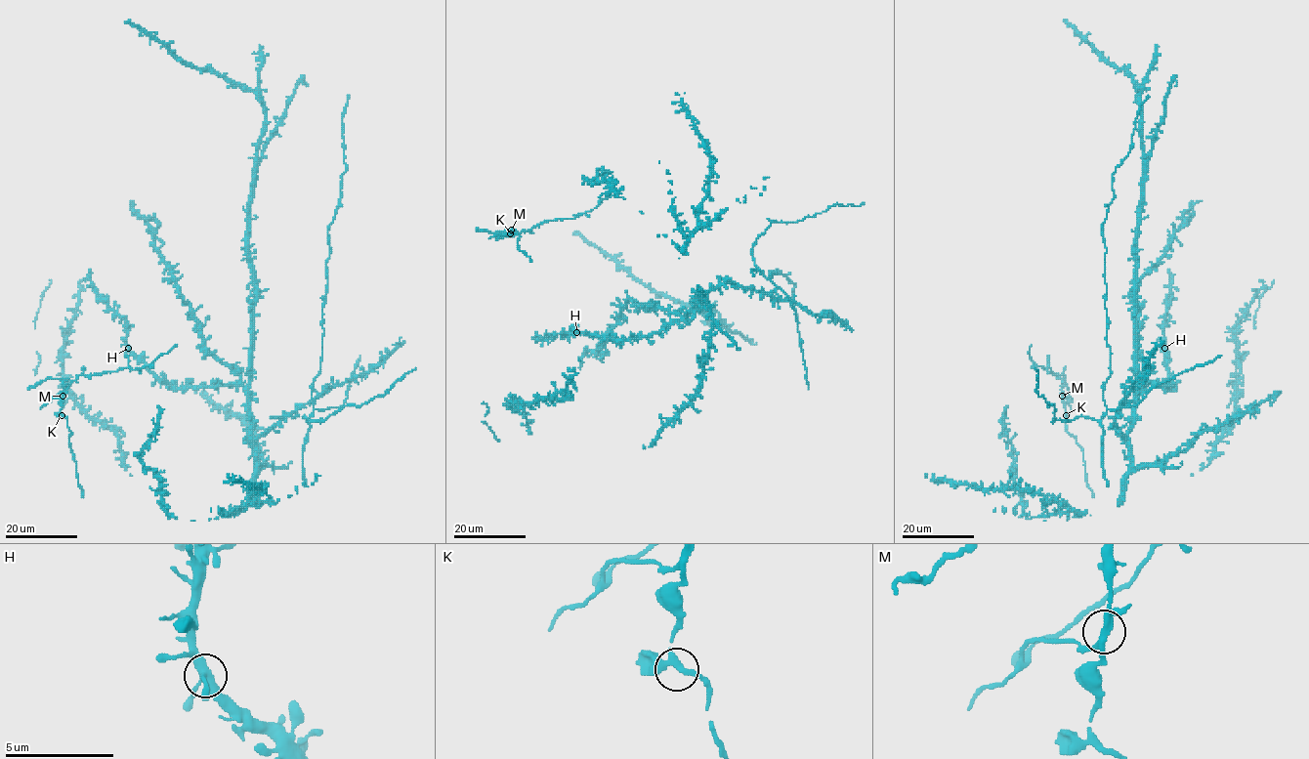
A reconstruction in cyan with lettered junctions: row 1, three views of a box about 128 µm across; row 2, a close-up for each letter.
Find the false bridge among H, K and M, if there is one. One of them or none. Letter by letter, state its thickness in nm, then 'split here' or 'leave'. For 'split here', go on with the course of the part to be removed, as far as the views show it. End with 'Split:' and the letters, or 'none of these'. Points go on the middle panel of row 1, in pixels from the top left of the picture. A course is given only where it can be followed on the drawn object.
H: calibre 340 nm; leave
K: calibre 280 nm; leave
M: calibre 240 nm; split here; course (512, 230), (498, 236), (514, 236), (556, 219), (577, 217), (612, 195), (624, 198)
Split: M

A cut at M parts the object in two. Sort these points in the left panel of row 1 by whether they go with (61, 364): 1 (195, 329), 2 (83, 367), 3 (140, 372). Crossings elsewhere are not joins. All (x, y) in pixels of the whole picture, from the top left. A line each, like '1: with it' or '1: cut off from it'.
1: with it
2: cut off from it
3: cut off from it

